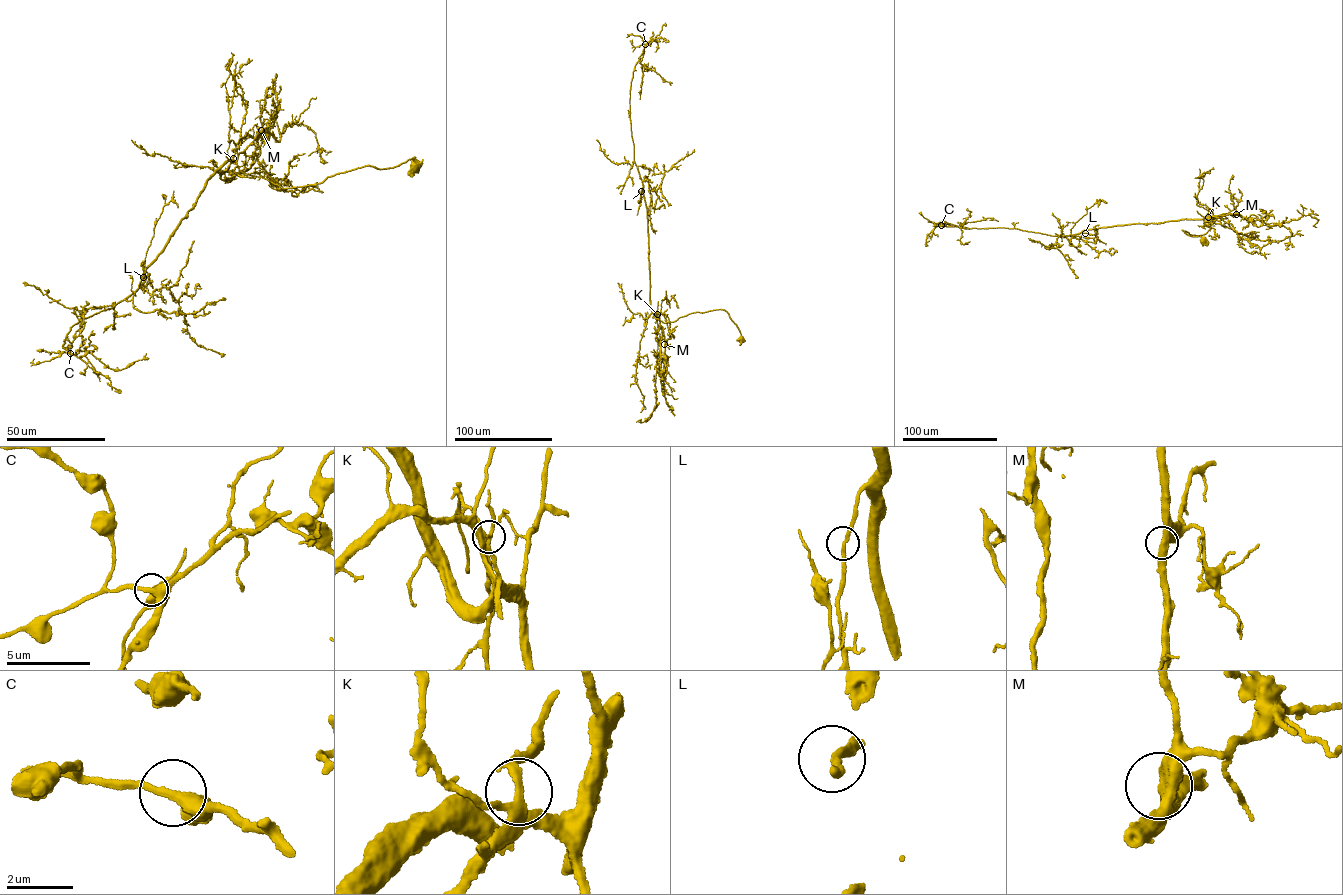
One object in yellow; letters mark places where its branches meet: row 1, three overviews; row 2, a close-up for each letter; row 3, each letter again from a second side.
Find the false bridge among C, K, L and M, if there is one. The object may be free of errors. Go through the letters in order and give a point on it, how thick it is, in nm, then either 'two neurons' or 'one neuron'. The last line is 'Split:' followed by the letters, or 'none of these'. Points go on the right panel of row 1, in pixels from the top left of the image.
C: place (941, 225); calibre 360 nm; one neuron
K: place (1208, 217); calibre 280 nm; one neuron
L: place (1085, 233); calibre 200 nm; one neuron
M: place (1236, 214); calibre 550 nm; one neuron
Split: none of these

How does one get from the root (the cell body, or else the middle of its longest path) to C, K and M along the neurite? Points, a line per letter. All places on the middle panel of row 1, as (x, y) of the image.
C: (741, 339), (723, 310), (664, 323), (650, 306), (647, 207), (634, 161), (630, 105), (633, 72), (645, 44)
K: (741, 339), (738, 327), (723, 310), (693, 312), (664, 323), (657, 314)
M: (741, 339), (738, 327), (727, 312), (717, 309), (692, 313), (671, 322), (663, 322), (658, 317), (664, 344)

